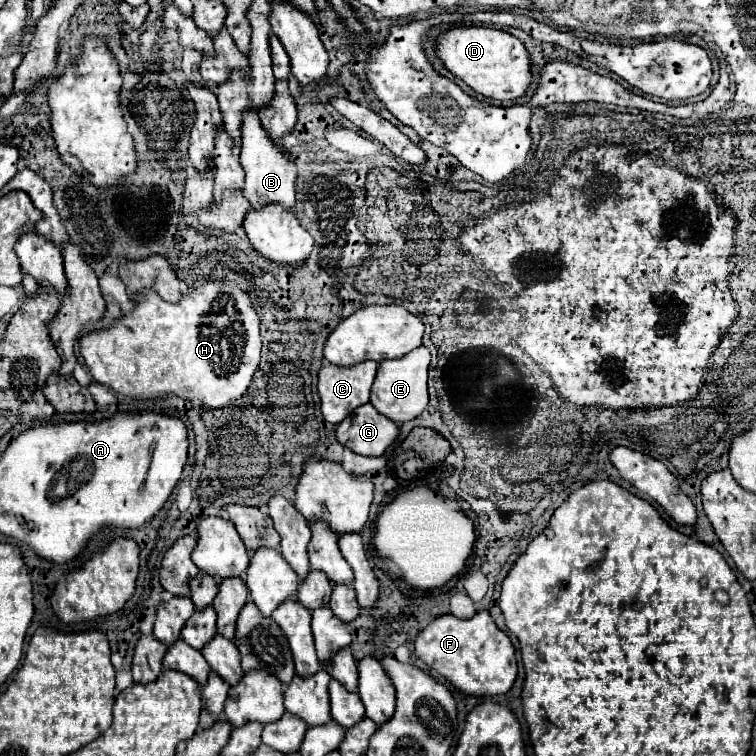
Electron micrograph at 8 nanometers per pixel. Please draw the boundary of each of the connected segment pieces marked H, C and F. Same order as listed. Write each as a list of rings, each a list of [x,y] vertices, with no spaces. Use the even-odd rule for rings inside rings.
[[[206,278],[196,288],[190,288],[178,304],[164,302],[156,292],[144,290],[132,312],[122,314],[118,324],[106,330],[90,332],[80,342],[80,354],[96,382],[116,390],[128,398],[158,398],[158,396],[180,396],[188,402],[196,402],[210,410],[222,408],[234,400],[240,400],[254,372],[260,366],[260,318],[250,304],[250,296],[228,284],[228,278]]]
[[[366,360],[362,364],[350,366],[350,368],[338,368],[332,364],[326,364],[318,372],[318,394],[320,394],[320,410],[326,422],[330,424],[340,424],[346,416],[350,416],[356,408],[362,404],[368,404],[370,398],[370,386],[374,382],[378,364],[372,360]]]
[[[480,610],[470,620],[460,620],[452,614],[440,616],[418,634],[414,644],[416,644],[416,658],[422,660],[428,668],[436,670],[440,676],[444,676],[456,690],[460,690],[466,696],[482,696],[484,698],[484,696],[506,694],[512,688],[512,684],[516,680],[516,674],[518,674],[514,646],[512,646],[510,638],[494,624],[488,610]]]

